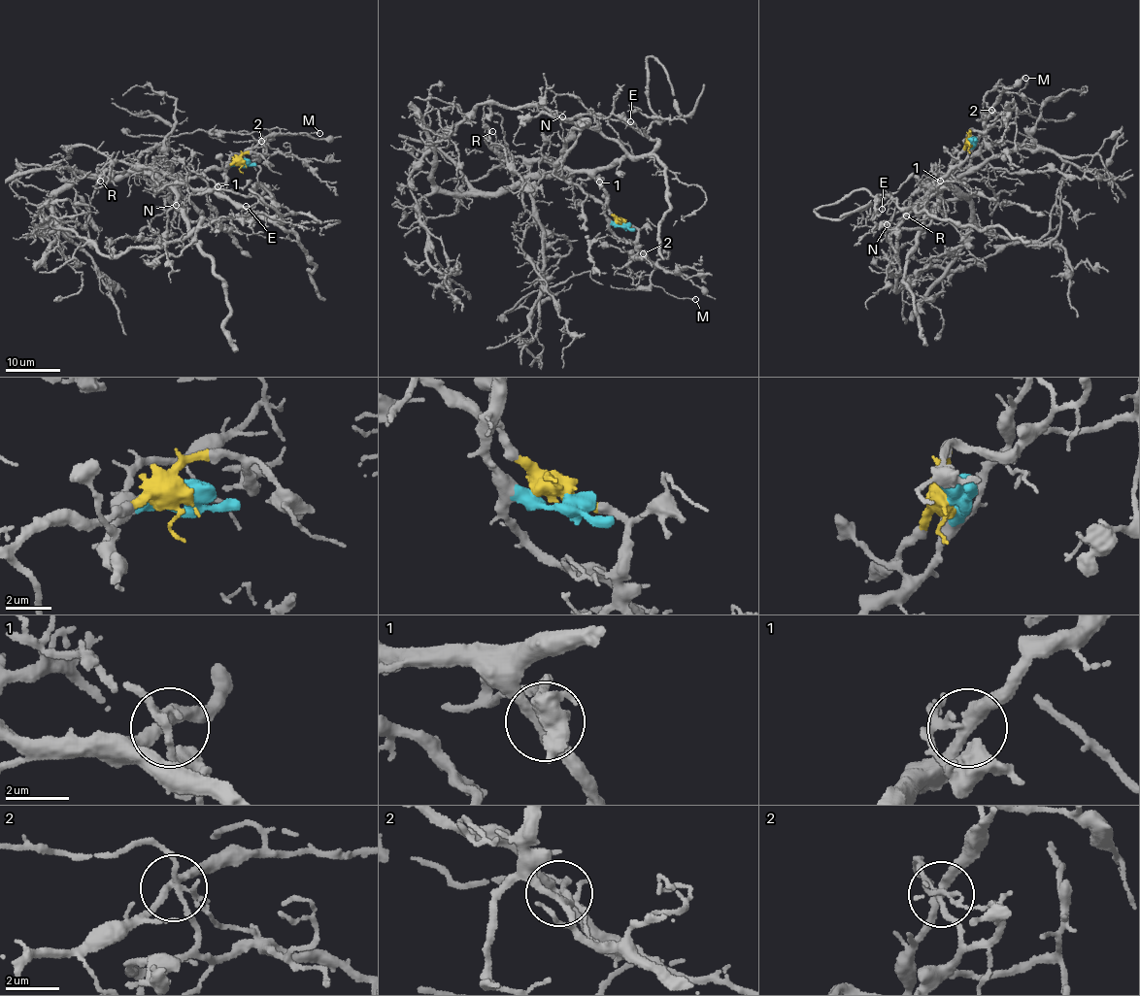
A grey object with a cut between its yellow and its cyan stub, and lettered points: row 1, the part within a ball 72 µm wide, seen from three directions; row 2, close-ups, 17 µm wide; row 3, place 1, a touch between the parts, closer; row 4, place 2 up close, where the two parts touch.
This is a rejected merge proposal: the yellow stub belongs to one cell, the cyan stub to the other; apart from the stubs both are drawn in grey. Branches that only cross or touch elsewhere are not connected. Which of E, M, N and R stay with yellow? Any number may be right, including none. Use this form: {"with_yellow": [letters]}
{"with_yellow": ["N", "R"]}

